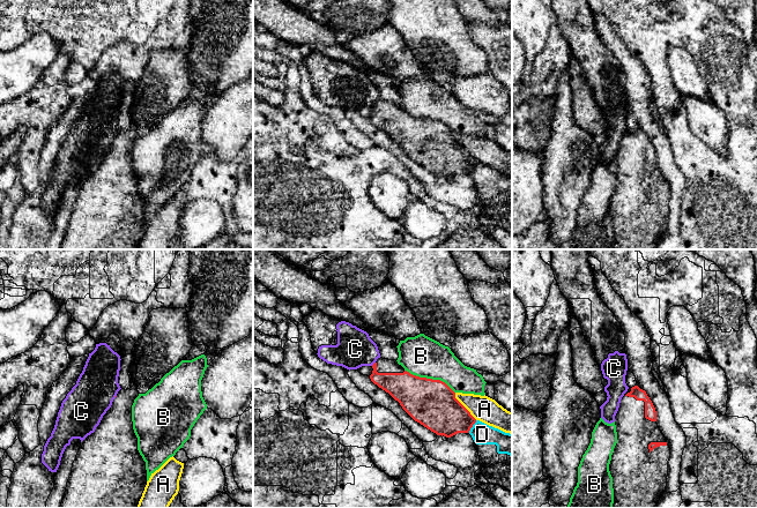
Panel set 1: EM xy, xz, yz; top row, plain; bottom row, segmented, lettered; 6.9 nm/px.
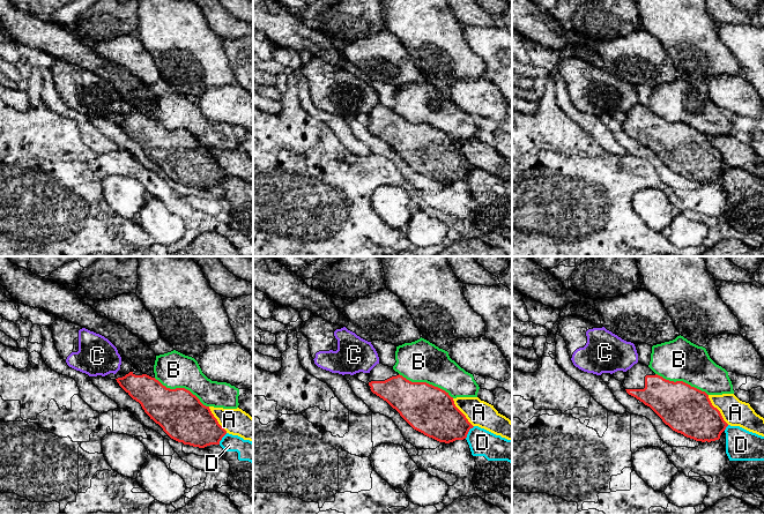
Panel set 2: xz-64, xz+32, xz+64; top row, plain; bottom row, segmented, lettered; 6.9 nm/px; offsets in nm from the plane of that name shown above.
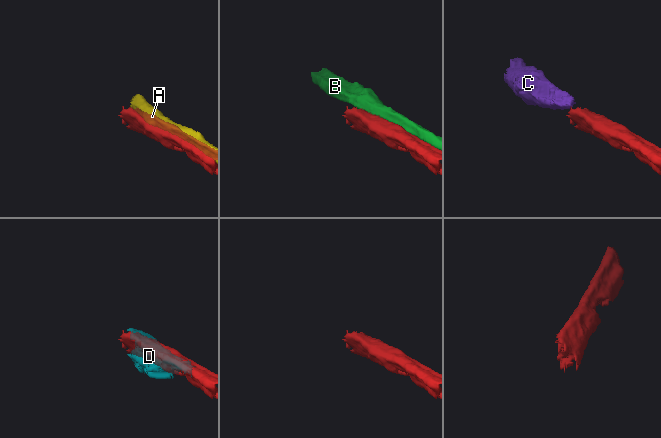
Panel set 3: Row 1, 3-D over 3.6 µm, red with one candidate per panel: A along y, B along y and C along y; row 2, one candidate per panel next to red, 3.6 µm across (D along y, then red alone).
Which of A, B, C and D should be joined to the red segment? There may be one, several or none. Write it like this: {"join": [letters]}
{"join": []}

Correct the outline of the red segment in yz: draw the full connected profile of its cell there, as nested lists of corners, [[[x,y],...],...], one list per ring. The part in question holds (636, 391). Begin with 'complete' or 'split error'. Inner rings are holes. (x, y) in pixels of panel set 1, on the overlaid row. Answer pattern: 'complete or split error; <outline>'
split error; [[[638,386],[629,388],[615,416],[617,443],[609,471],[613,477],[613,508],[655,508],[667,486],[670,448],[656,424],[655,408],[646,391]]]

